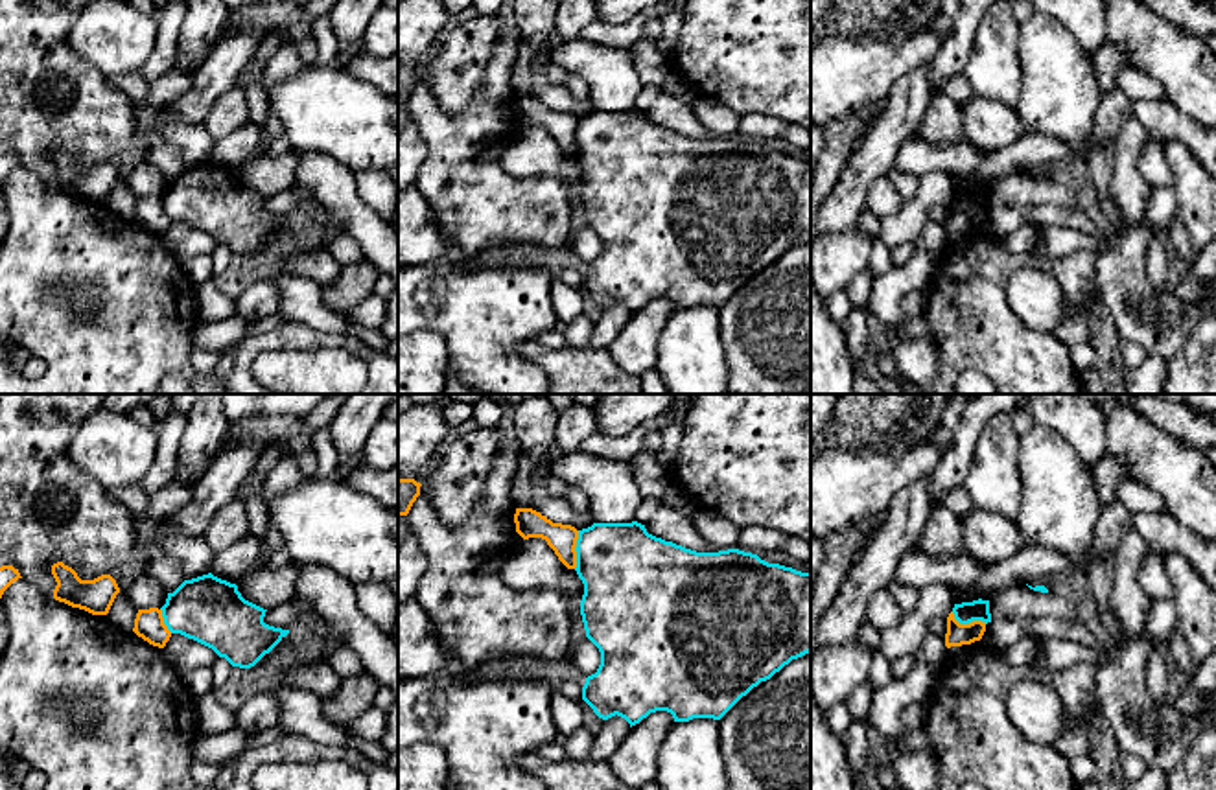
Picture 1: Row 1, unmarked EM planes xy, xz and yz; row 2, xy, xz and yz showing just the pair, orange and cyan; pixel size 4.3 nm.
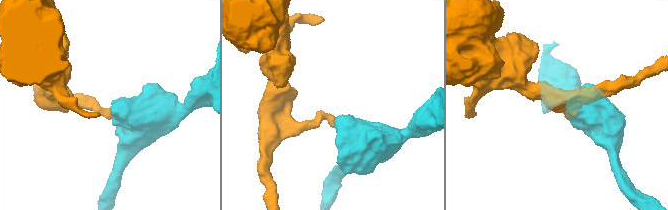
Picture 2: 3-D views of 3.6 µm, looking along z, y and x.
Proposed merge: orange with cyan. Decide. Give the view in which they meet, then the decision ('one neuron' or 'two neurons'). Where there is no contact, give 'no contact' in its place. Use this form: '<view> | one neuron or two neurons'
xz | two neurons

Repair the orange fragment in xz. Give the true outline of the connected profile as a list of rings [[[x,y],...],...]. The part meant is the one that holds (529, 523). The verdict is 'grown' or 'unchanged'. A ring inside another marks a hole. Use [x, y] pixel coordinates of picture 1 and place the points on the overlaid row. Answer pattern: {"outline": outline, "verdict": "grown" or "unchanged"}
{"outline": [[[516,508],[516,532],[523,538],[542,538],[555,551],[558,560],[567,567],[577,567],[579,530],[571,525],[553,523],[532,508]]], "verdict": "unchanged"}

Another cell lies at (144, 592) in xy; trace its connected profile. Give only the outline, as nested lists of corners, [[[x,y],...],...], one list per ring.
[[[149,575],[134,578],[123,595],[136,610],[162,608],[166,604],[168,593],[164,587],[153,580]]]

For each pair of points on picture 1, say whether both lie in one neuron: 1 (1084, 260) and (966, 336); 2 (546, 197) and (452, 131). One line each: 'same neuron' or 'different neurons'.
1: same neuron
2: same neuron

